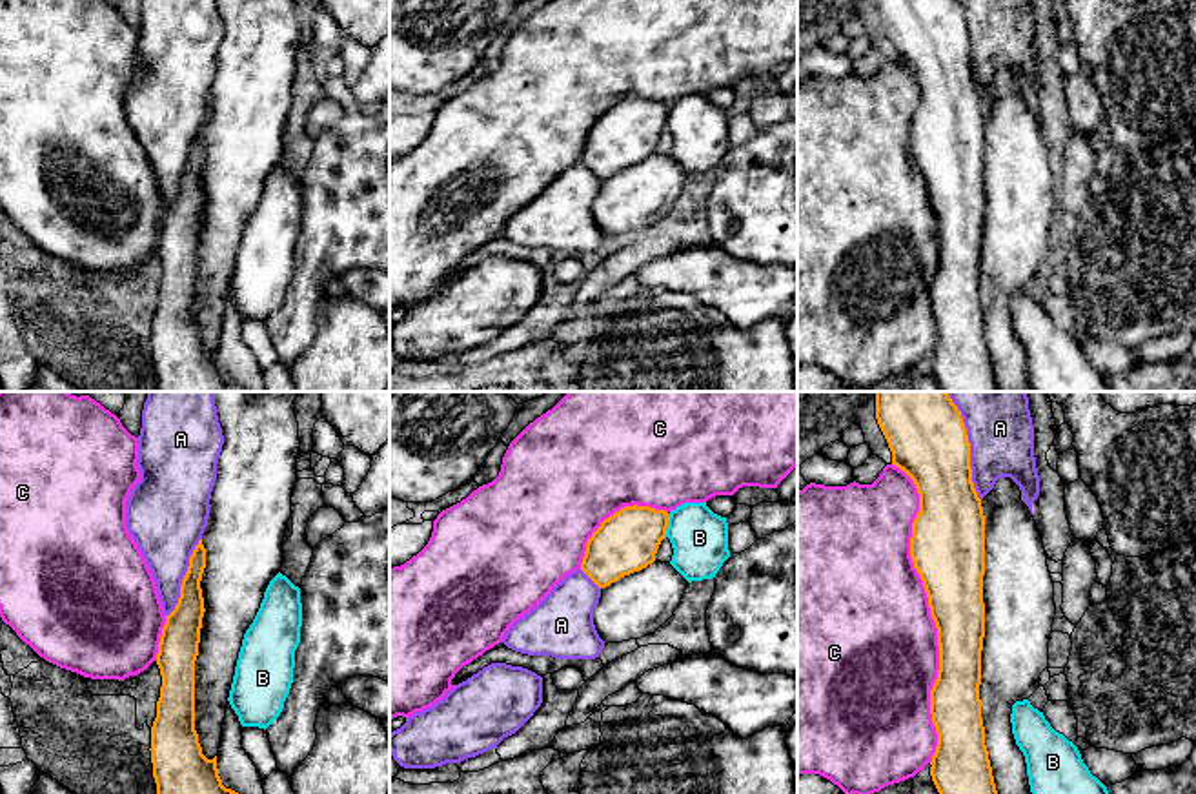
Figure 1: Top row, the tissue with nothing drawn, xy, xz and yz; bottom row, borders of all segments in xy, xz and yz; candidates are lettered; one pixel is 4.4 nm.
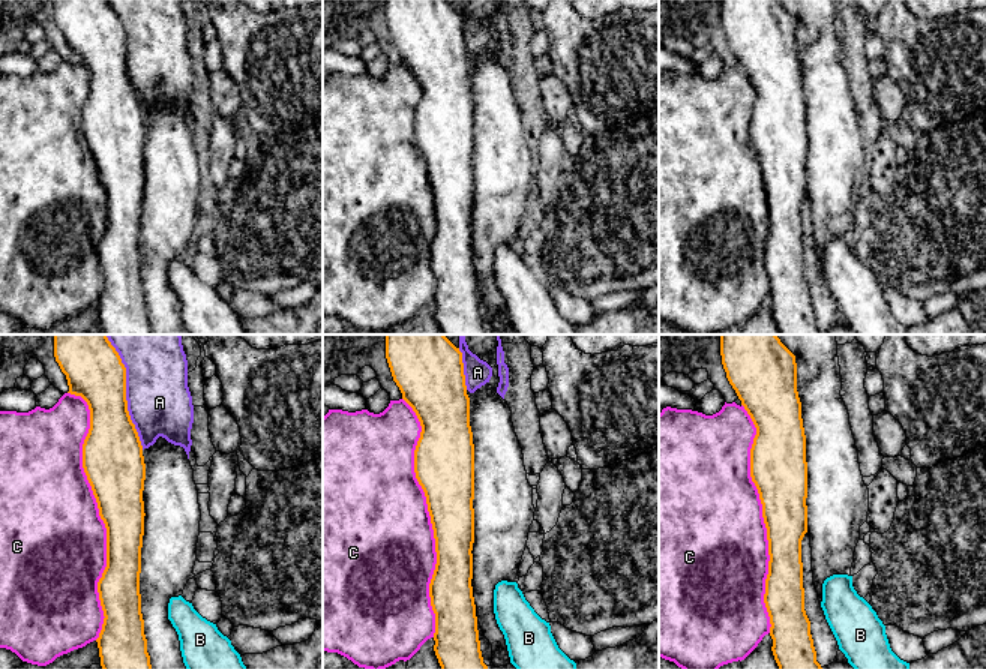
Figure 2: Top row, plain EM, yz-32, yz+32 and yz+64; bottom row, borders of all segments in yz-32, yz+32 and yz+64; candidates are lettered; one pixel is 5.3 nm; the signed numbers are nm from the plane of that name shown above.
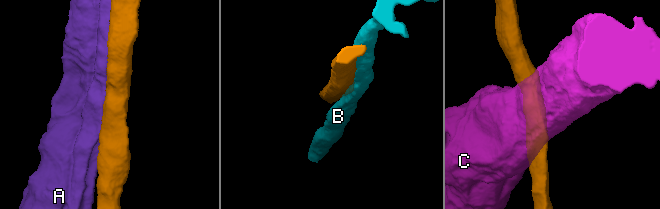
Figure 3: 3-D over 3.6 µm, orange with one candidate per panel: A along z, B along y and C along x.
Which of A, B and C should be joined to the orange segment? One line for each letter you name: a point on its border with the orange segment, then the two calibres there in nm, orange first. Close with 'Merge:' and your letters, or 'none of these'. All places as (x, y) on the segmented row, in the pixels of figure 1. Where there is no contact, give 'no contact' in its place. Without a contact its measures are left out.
Merge: none of these

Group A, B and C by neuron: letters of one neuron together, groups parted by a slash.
A / B / C

